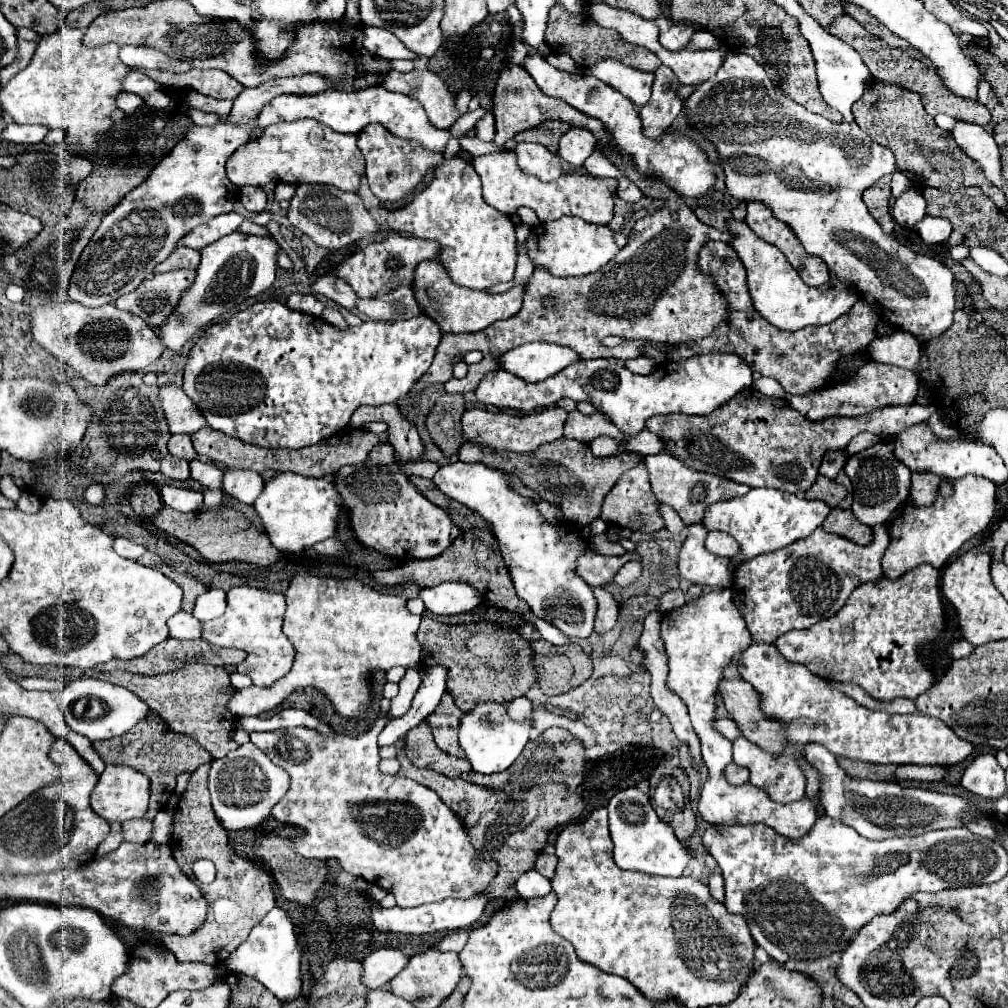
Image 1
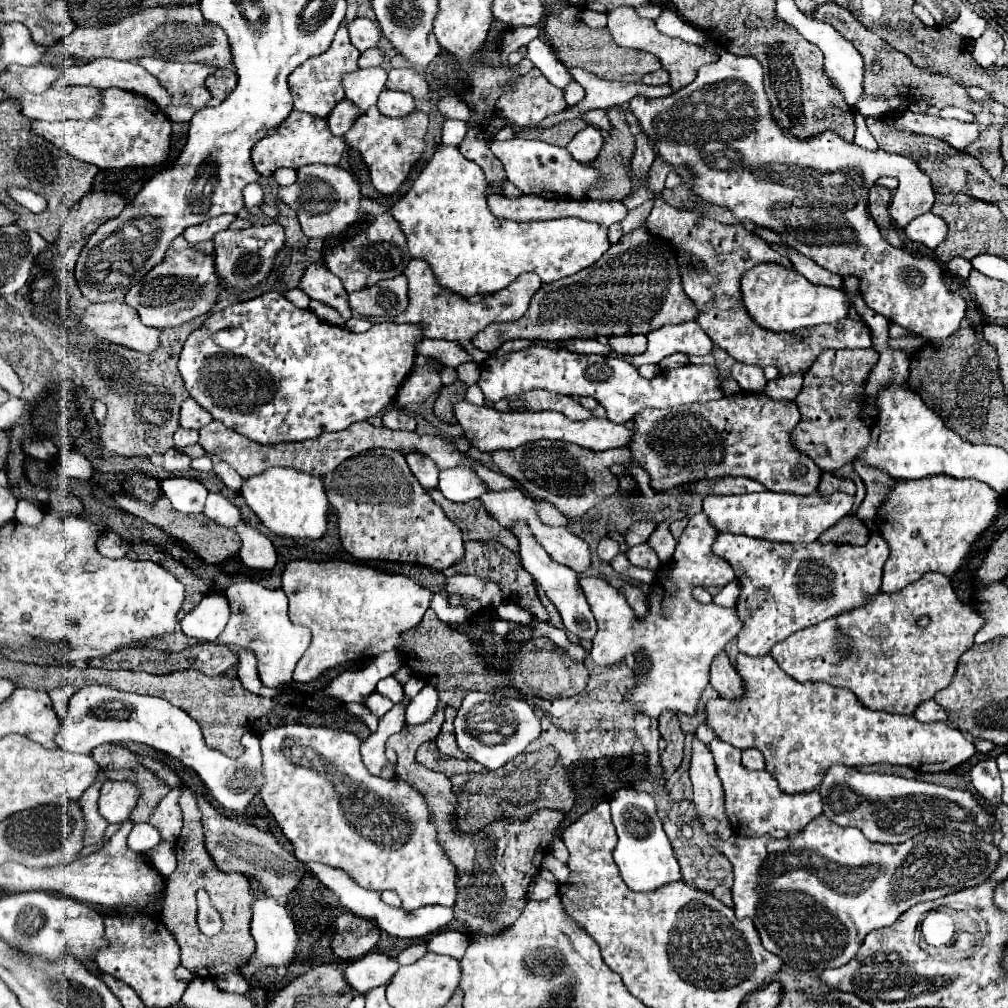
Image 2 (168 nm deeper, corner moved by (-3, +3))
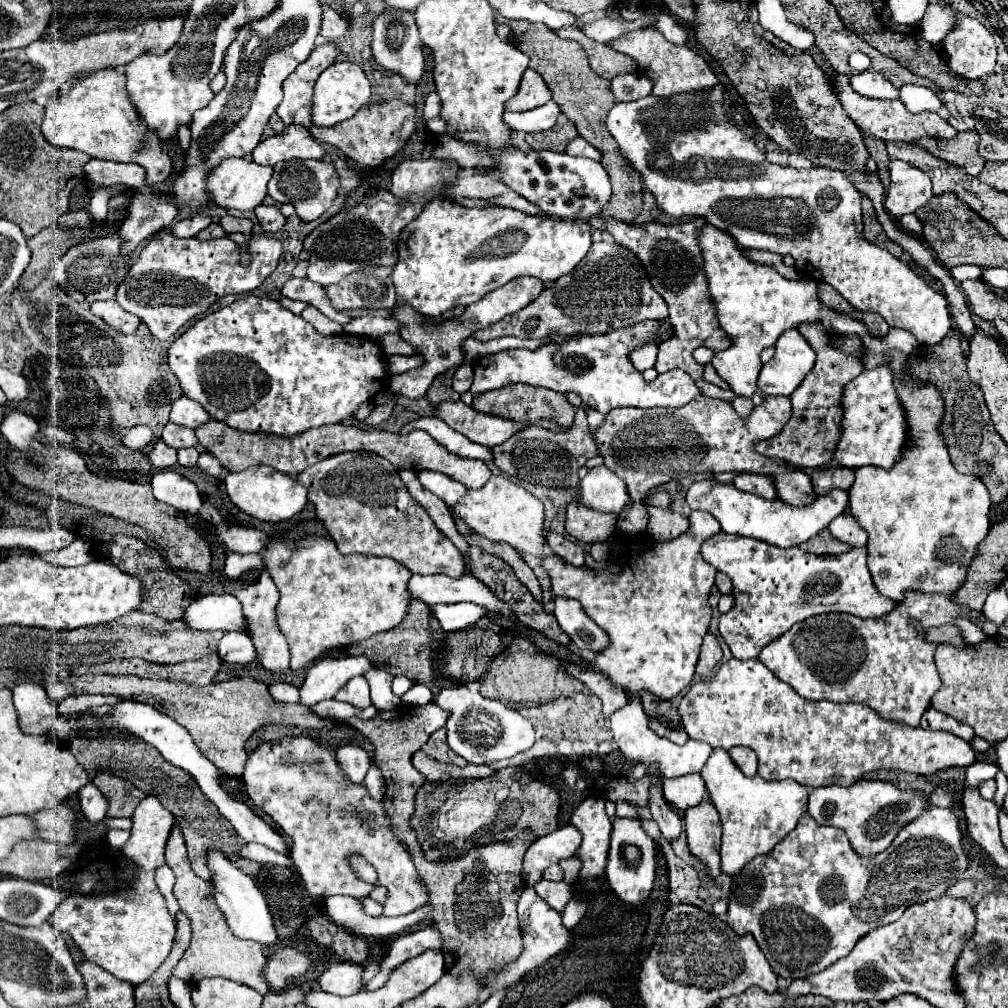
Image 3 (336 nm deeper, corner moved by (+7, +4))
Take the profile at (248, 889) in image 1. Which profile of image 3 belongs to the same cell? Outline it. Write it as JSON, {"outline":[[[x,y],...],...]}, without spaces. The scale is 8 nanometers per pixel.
{"outline":[[[178,827],[172,829],[172,833],[168,837],[168,843],[166,843],[166,865],[176,875],[174,895],[180,903],[180,909],[192,921],[192,943],[186,949],[180,963],[172,969],[172,975],[178,977],[178,979],[184,979],[190,985],[196,983],[196,981],[202,981],[204,977],[228,977],[232,981],[244,983],[244,985],[260,991],[262,995],[266,995],[270,991],[270,987],[268,987],[266,979],[262,977],[264,975],[264,965],[266,965],[262,945],[256,943],[256,941],[238,939],[230,933],[226,921],[224,921],[224,915],[218,911],[216,901],[212,899],[212,885],[208,881],[196,877],[196,873],[192,873],[192,869],[188,865],[184,837],[182,837]]]}

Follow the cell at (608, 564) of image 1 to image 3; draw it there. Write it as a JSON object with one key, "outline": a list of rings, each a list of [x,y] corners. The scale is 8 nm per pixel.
{"outline":[[[492,475],[484,487],[466,489],[466,495],[450,509],[458,519],[464,519],[472,531],[484,535],[486,539],[502,541],[518,551],[526,551],[530,555],[542,557],[542,549],[546,545],[542,531],[544,507],[534,495],[530,495],[524,487],[510,481],[508,477]]]}

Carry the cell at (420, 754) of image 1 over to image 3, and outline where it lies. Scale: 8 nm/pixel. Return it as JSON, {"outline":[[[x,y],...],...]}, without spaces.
{"outline":[[[416,751],[412,757],[414,767],[424,775],[426,781],[446,781],[450,779],[450,767],[444,763],[434,761],[432,757],[428,757],[424,751]]]}

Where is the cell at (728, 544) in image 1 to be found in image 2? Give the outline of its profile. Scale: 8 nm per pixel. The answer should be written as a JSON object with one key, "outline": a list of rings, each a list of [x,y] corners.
{"outline":[[[718,532],[714,540],[714,554],[728,560],[734,568],[736,580],[740,584],[740,598],[736,602],[736,610],[744,628],[740,630],[736,642],[738,650],[748,656],[764,656],[770,648],[788,638],[790,634],[808,628],[816,622],[828,620],[842,612],[860,608],[868,596],[880,590],[882,568],[888,558],[888,546],[882,534],[874,532],[866,546],[838,546],[834,542],[810,542],[806,546],[780,546],[778,542],[766,542],[748,536],[736,536],[730,532]]]}

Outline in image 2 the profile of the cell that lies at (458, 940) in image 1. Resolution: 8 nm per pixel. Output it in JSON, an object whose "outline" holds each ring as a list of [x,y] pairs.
{"outline":[[[426,942],[412,944],[412,946],[408,946],[404,952],[400,952],[396,960],[398,960],[402,966],[404,966],[404,964],[412,964],[412,962],[420,960],[420,958],[422,958],[426,952],[428,952],[428,950],[426,950]]]}

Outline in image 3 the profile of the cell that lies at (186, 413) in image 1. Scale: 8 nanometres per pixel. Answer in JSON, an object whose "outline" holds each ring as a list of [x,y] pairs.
{"outline":[[[180,397],[172,405],[170,421],[176,423],[176,425],[182,425],[182,427],[198,429],[200,425],[204,425],[204,423],[210,421],[210,415],[208,415],[208,411],[198,401],[192,401],[188,397]]]}

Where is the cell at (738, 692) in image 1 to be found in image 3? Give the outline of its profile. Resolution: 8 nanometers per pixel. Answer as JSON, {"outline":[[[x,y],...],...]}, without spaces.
{"outline":[[[708,631],[704,637],[704,643],[702,643],[702,653],[700,653],[700,659],[696,665],[696,673],[700,677],[708,677],[712,673],[712,667],[716,667],[720,663],[720,659],[722,659],[720,643],[718,643],[716,635],[712,635]]]}

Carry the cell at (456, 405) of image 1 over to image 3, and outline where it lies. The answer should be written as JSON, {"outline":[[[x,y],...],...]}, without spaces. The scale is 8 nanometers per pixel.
{"outline":[[[450,369],[446,373],[440,373],[434,379],[434,383],[430,385],[430,389],[426,393],[426,399],[432,405],[438,405],[440,401],[446,401],[446,399],[460,399],[460,395],[452,389],[452,375],[454,375],[454,369]]]}

